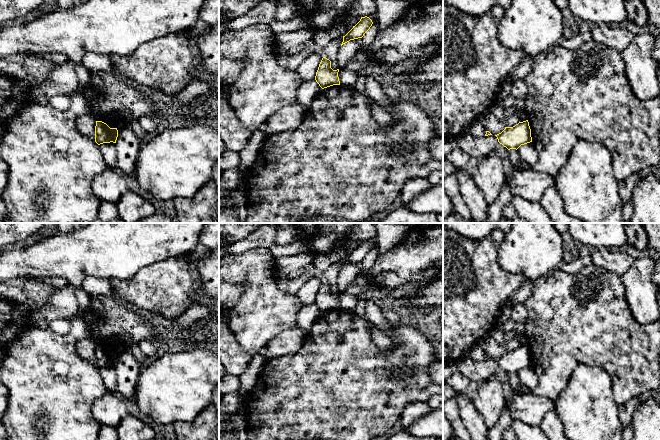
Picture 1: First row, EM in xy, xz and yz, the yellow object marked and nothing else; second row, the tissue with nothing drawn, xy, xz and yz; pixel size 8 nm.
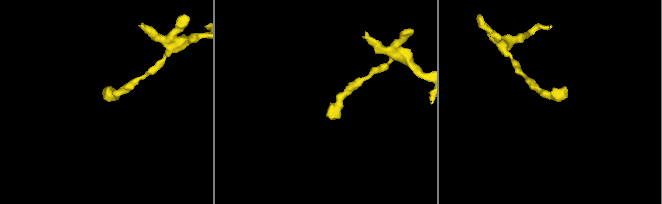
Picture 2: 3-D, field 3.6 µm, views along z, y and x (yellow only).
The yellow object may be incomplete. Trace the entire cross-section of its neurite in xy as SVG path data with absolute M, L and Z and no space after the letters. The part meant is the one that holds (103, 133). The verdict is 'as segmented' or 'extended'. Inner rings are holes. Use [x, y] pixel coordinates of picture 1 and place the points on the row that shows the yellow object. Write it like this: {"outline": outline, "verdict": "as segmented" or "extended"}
{"outline": "M96 121L95 126L95 142L100 145L103 143L116 143L118 137L117 128L110 128L102 121Z", "verdict": "as segmented"}

